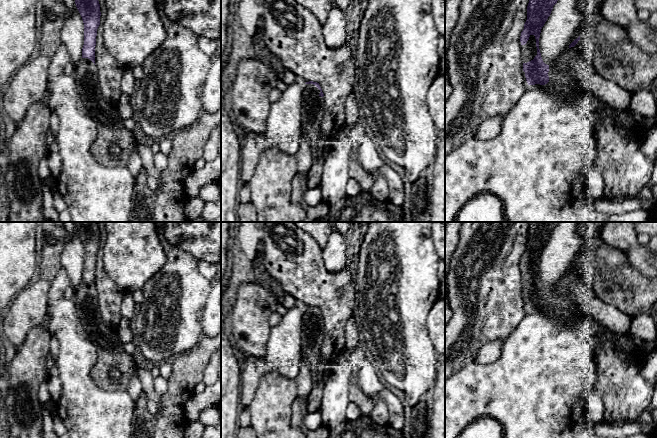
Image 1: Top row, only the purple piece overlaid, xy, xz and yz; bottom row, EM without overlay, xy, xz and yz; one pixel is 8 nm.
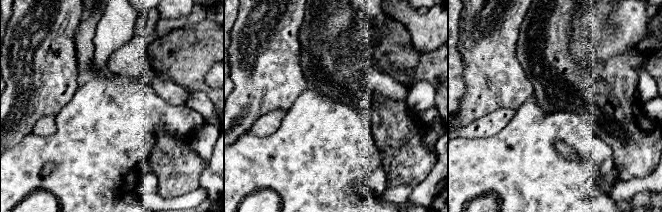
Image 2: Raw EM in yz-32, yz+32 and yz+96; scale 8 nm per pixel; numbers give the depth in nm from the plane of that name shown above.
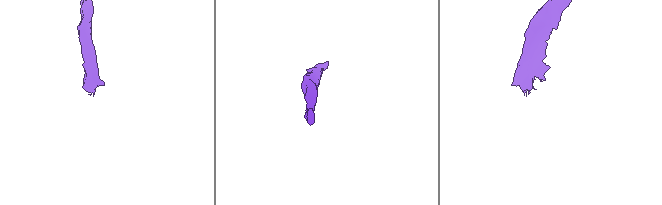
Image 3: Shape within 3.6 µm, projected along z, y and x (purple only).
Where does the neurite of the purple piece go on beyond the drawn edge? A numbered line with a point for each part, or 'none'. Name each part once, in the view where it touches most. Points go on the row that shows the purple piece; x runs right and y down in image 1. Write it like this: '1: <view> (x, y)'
1: xz (312, 106)

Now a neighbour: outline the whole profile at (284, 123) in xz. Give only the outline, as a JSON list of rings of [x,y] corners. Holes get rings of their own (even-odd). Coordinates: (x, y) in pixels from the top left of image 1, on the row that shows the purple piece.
[[[305,83],[289,84],[280,99],[270,106],[264,133],[267,145],[294,156],[302,139],[302,102]]]

